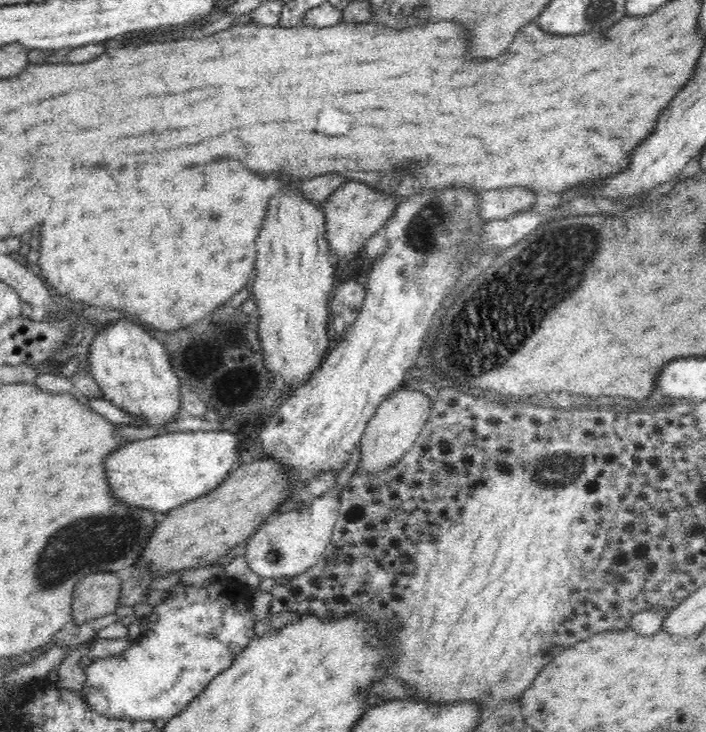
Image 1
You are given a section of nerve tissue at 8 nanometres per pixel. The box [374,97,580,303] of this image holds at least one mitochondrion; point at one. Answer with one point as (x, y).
(423, 229)

